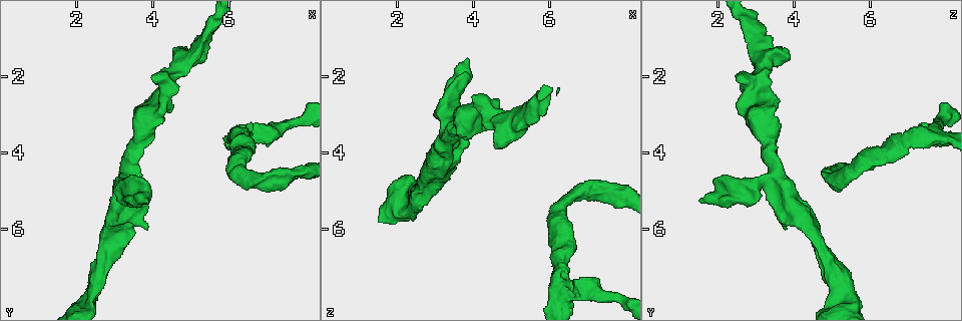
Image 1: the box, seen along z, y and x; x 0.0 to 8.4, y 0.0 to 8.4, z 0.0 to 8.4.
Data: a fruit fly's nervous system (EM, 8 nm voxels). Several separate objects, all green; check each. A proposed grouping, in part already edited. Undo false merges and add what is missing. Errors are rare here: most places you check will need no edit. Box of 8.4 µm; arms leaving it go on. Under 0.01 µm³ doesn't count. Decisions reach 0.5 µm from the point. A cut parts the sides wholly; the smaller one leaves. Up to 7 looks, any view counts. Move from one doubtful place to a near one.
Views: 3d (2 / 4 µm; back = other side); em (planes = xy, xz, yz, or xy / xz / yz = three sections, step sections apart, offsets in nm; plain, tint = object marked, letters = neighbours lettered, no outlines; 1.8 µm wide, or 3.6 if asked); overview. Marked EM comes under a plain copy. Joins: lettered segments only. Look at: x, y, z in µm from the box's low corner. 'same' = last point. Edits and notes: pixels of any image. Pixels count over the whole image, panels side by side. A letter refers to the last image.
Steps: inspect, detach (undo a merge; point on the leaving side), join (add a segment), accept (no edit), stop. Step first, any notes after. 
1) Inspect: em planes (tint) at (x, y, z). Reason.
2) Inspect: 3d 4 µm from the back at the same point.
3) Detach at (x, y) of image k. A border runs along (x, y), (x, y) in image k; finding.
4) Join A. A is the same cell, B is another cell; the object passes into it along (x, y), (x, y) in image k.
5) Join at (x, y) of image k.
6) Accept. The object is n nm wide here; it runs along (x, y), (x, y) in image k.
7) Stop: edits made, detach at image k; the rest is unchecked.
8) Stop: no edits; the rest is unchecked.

Inspect: em 3.6 µm planes (letters) at (2.85, 6.55, 4.70). A fork.

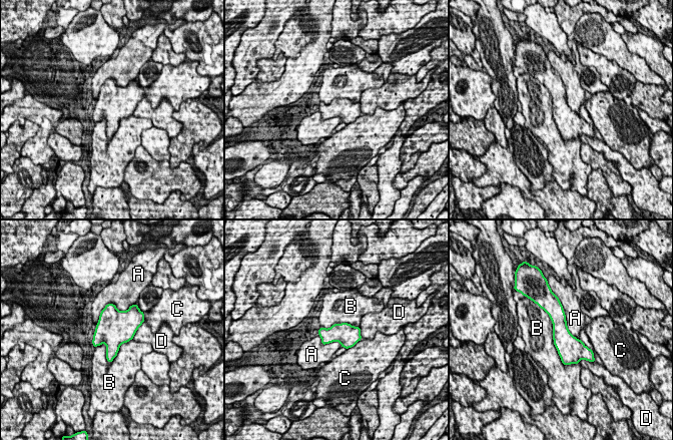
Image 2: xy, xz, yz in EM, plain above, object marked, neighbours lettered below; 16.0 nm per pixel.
Accept. A, B, C and D are other cells; a border runs along (132, 304), (107, 304), (96, 325) in image 2; one cell here.

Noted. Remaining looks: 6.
Inspect: em planes (letters) at (3.70, 4.70, 2.00). Thick end.

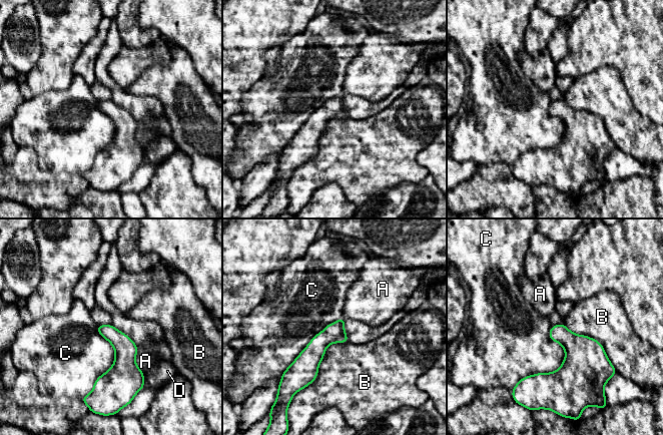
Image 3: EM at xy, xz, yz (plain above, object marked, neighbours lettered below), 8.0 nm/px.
Accept. A, B, C and D are other cells; it runs along (342, 321), (309, 358), (303, 382) in image 3; no lettered segment goes on from it.

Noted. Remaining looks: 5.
Inspect: em planes (letters) at (3.95, 2.05, 2.45). Thick end.

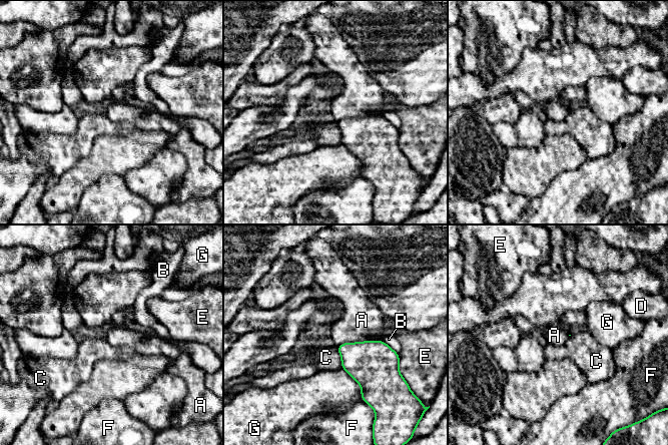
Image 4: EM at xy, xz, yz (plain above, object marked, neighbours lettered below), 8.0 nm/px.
Accept. The longest contact is with A, 360 nm; A, B, C, D, E, F and G are other cells; no lettered segment goes on from it.

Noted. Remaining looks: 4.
Stop: no edits; the rest is unchecked.

